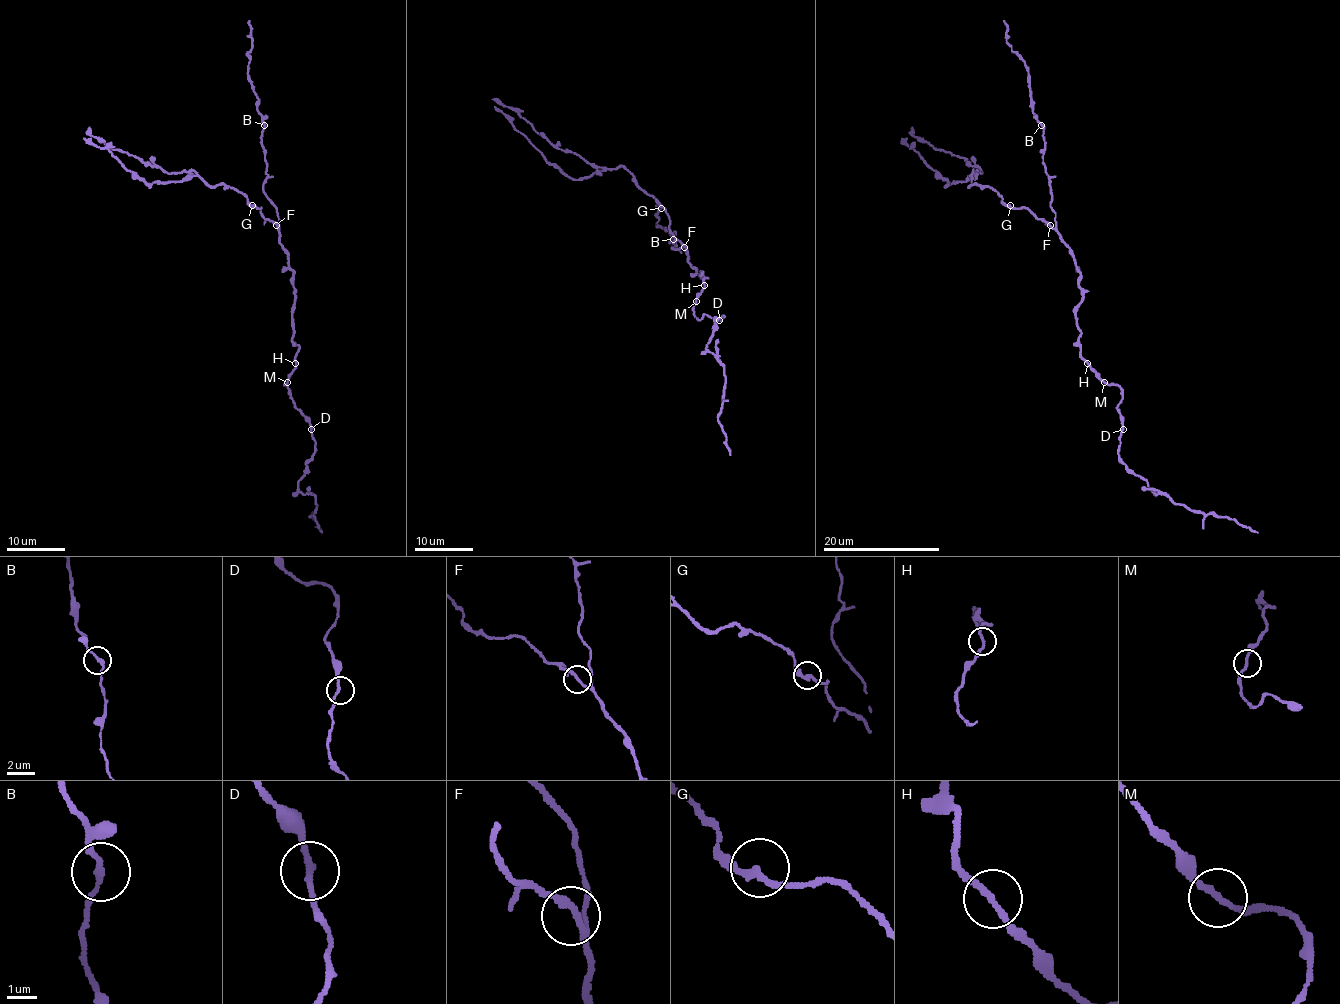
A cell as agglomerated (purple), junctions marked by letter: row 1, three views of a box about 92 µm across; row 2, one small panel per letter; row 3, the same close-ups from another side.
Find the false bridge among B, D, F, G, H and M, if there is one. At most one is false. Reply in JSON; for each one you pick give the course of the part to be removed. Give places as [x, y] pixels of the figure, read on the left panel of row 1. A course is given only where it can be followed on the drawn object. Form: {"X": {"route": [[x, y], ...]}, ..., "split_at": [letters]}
{"split_at": []}

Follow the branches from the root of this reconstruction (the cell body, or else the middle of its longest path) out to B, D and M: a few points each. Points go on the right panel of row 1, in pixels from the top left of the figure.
B: (1082, 297), (1080, 272), (1072, 250), (1057, 231), (1056, 212), (1050, 205), (1041, 126)
D: (1082, 297), (1076, 310), (1080, 356), (1101, 379), (1120, 388), (1121, 401), (1117, 411), (1123, 429)
M: (1082, 297), (1076, 310), (1080, 356), (1104, 382)

